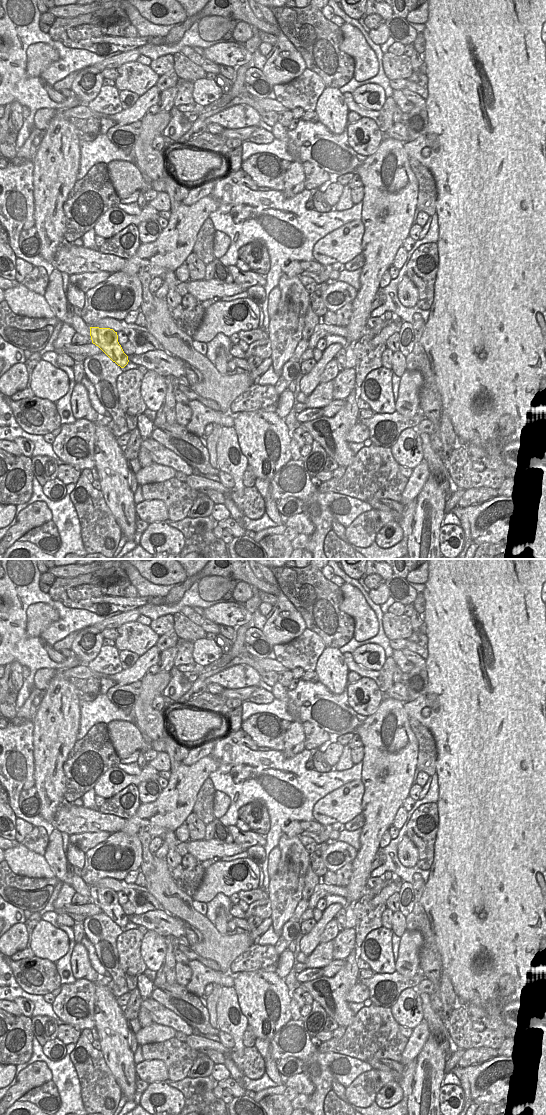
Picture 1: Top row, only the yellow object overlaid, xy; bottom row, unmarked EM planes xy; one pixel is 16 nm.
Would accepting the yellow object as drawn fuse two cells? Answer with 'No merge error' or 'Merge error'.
No merge error.

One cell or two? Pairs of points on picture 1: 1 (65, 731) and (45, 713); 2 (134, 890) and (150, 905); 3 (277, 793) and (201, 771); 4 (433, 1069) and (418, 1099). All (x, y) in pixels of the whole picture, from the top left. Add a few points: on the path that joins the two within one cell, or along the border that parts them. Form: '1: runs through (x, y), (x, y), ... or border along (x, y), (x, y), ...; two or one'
1: runs through (60, 726), (50, 716); one
2: runs through (139, 891), (142, 891), (150, 900); one
3: border along (210, 755), (217, 762), (217, 768), (208, 777); two
4: runs through (426, 1076), (423, 1083), (423, 1092); one

